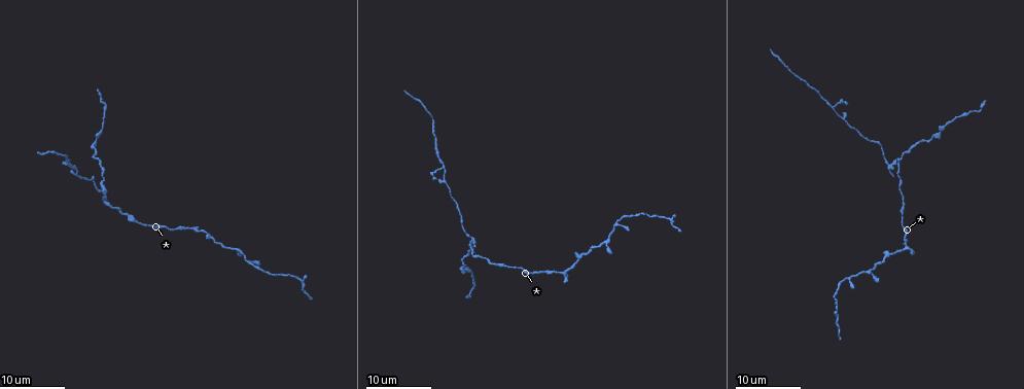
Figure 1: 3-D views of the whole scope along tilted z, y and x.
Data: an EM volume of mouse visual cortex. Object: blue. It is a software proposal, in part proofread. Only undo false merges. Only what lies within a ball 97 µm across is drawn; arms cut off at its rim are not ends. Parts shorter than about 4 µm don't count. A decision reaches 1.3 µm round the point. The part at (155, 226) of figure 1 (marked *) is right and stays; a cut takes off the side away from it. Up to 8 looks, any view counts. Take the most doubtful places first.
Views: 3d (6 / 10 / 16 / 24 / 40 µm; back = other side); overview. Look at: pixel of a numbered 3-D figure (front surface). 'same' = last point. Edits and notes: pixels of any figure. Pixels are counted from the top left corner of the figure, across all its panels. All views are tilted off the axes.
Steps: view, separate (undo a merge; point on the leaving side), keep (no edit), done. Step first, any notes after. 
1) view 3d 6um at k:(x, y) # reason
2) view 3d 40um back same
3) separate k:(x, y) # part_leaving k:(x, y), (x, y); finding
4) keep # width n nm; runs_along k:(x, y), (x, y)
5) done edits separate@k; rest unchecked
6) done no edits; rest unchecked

view 3d 16um at 1:(461, 269) # thick turns thin

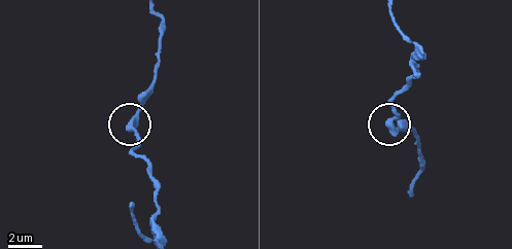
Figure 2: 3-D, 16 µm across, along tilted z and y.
view 3d 6um at 2:(389, 120)

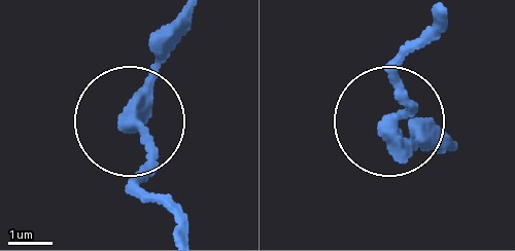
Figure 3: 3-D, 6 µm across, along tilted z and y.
keep # runs_along 3:(179, 224), (142, 189), (131, 123), (178, 40); continuous, no second neuron

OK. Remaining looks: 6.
view 3d 24um at 1:(893, 253) # calibre changes

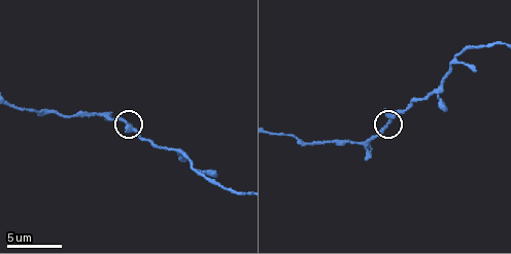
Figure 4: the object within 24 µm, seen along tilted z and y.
view 3d 10um at 4:(388, 124) # zoom in

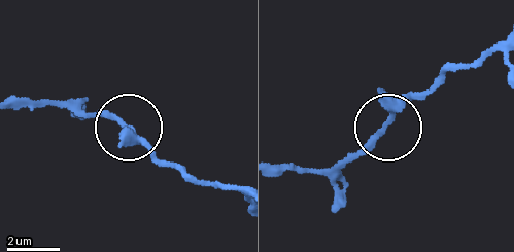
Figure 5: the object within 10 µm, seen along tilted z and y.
view 3d 6um at 5:(385, 127)

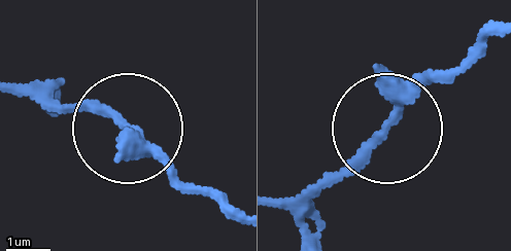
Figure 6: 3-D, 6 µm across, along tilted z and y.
keep # runs_along 6:(277, 200), (321, 192), (484, 44); all the same neuron

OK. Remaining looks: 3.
view 3d 10um at 4:(326, 142) # sudden change in width

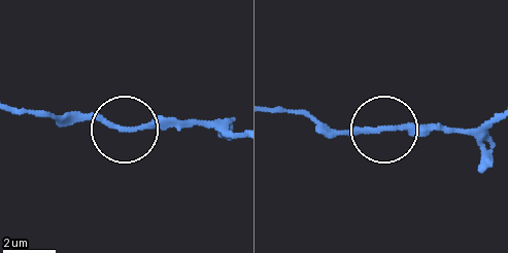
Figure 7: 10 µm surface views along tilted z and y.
keep # width 170 nm; runs_along 7:(63, 116), (100, 116), (134, 131), (192, 124); continuous, no second neuron

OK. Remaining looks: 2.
view 3d 16um at 1:(507, 267) # calibre changes

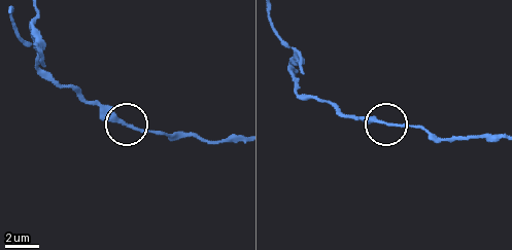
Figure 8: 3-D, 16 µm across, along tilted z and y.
view 3d 6um at 8:(129, 126) # zoom in

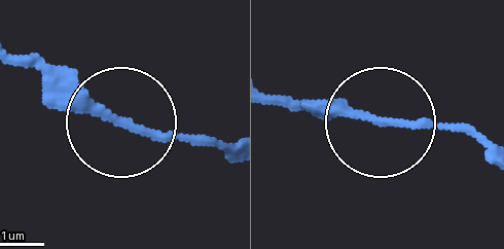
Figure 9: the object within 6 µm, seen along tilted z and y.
keep # width 190 nm; runs_along 9:(490, 159), (448, 123), (296, 99); all the same neuron

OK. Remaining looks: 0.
done no edits; rest unchecked

